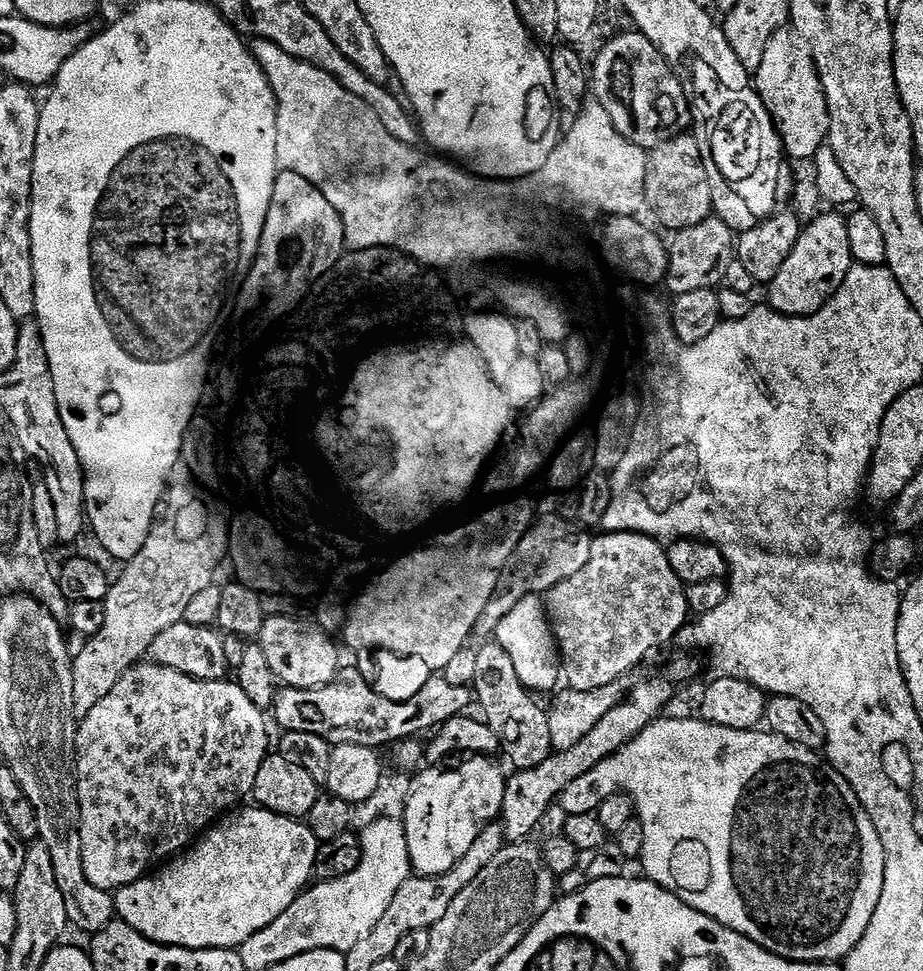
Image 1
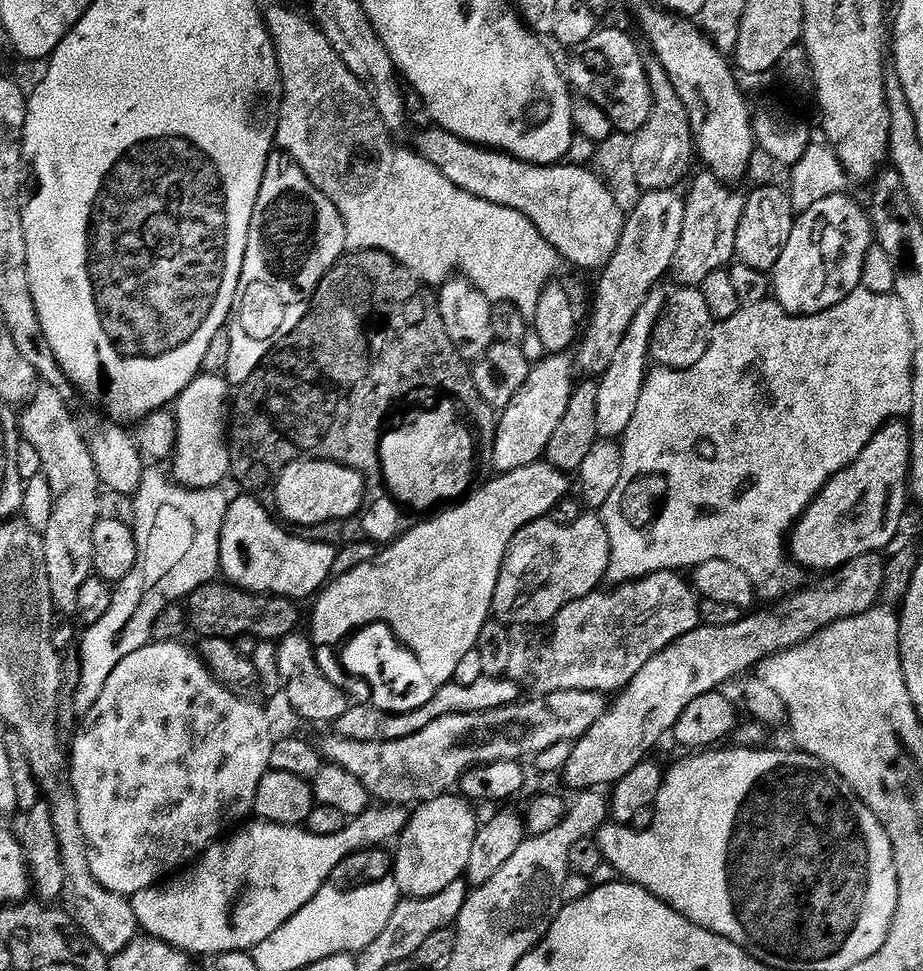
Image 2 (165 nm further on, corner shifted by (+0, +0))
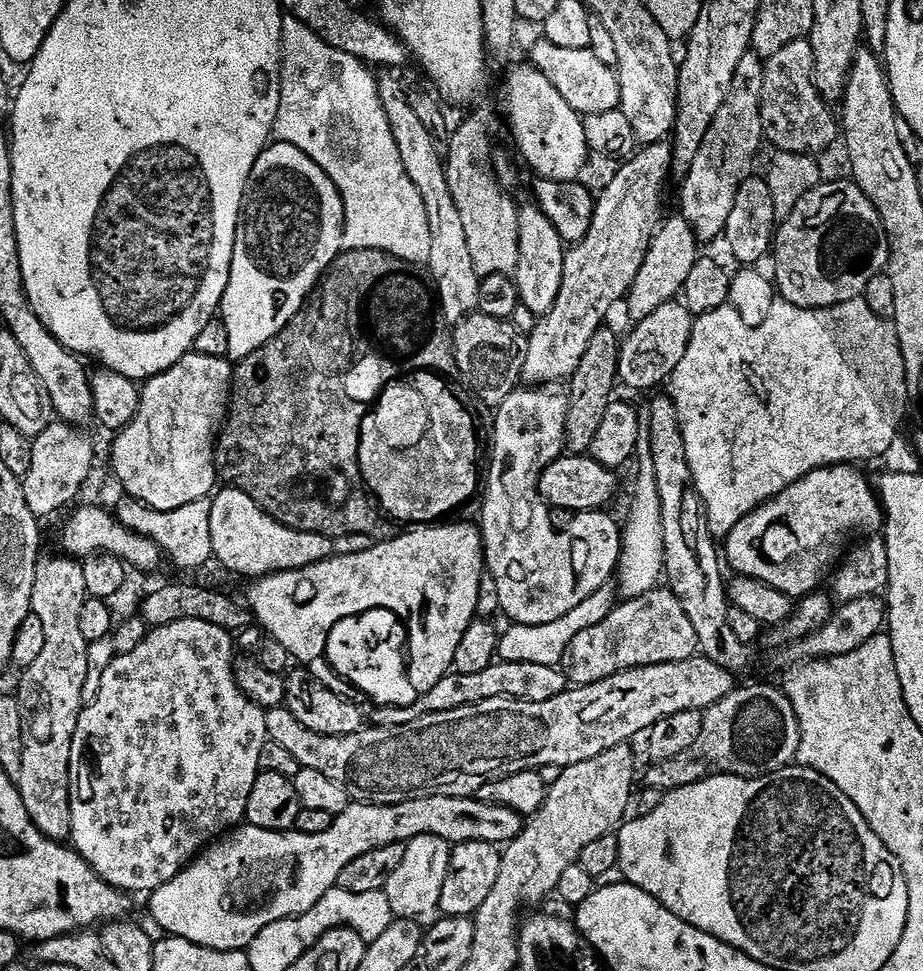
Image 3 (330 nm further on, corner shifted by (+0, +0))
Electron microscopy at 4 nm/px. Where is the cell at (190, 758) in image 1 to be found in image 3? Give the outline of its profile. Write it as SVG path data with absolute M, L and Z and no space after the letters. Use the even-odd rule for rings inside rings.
M183 620L167 624L149 631L148 636L133 653L117 655L112 664L102 674L102 690L98 698L81 711L78 726L74 730L74 742L70 750L70 774L72 775L72 839L71 847L84 859L97 876L105 880L111 888L119 888L125 894L132 892L157 892L166 882L170 882L188 867L201 852L205 851L217 838L235 829L244 820L246 802L254 782L260 775L262 746L268 743L266 711L258 707L242 690L238 690L232 662L238 655L234 647L233 633L222 626L210 626L210 622Z

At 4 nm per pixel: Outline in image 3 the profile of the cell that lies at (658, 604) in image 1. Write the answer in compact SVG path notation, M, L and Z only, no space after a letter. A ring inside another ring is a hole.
M657 586L653 592L617 603L611 614L602 622L574 638L564 654L562 668L573 685L587 686L631 668L678 662L697 655L697 652L694 626L690 626L690 618L686 618L686 610L682 610L682 602L672 593L671 588Z

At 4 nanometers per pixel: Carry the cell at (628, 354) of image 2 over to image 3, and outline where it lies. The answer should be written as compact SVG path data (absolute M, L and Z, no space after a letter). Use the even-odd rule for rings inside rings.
M679 214L669 215L656 230L650 246L646 250L646 258L642 262L642 270L638 270L638 278L634 278L632 289L628 291L626 305L628 304L628 316L632 322L638 322L642 318L650 318L658 306L666 306L673 303L683 293L686 277L690 270L694 270L694 262L698 258L698 241L694 230L683 216Z

